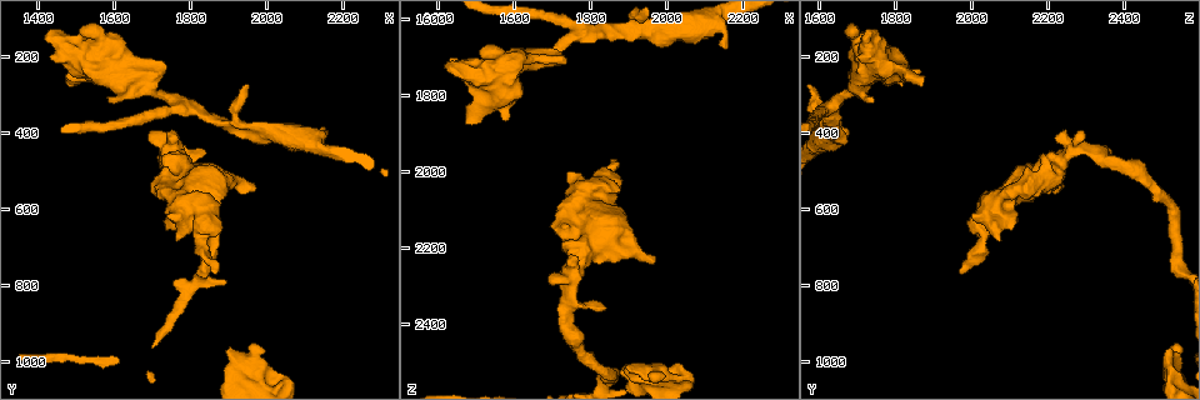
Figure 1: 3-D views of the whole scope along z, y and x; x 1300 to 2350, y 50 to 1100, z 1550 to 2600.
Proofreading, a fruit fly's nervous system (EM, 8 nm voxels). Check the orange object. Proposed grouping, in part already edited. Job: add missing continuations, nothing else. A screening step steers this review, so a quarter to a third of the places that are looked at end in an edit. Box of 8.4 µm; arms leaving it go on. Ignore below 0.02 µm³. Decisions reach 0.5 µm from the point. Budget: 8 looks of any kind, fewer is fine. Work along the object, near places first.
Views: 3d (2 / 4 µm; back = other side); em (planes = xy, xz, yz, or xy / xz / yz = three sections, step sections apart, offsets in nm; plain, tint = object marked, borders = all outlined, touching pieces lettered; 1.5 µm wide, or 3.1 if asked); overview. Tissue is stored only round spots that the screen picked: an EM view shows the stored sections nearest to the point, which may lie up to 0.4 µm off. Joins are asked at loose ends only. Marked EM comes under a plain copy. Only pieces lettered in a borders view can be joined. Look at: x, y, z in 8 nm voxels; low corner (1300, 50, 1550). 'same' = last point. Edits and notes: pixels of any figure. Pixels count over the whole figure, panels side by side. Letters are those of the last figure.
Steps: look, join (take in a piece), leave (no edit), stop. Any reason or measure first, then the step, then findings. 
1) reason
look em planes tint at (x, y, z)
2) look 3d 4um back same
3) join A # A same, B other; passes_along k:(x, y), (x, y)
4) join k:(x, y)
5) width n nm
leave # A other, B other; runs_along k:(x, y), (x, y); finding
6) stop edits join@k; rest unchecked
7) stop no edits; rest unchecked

branch stops here
look 3d 2um at (1865, 765, 1970)

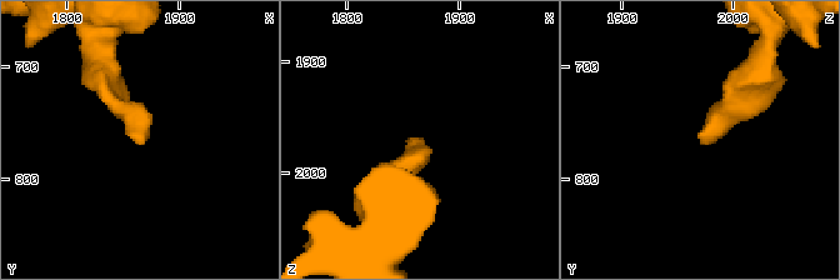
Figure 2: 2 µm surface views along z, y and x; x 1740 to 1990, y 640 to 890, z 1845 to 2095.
look em yz step 8 borders at (1868, 768, 1972)

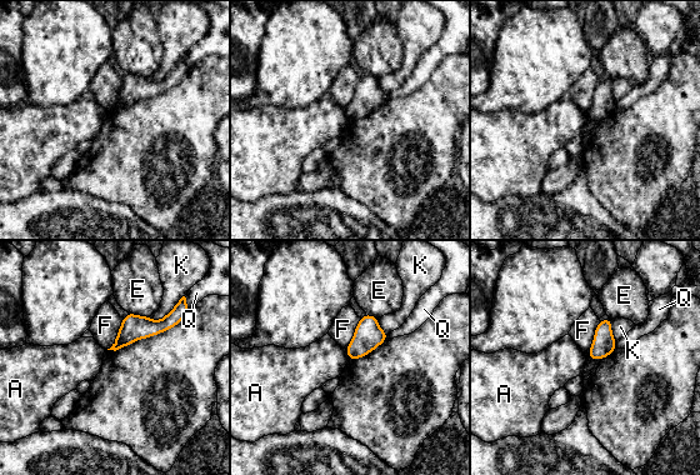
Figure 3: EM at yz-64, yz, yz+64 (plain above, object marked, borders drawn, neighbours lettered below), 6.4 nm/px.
another direction
look em planes borders same

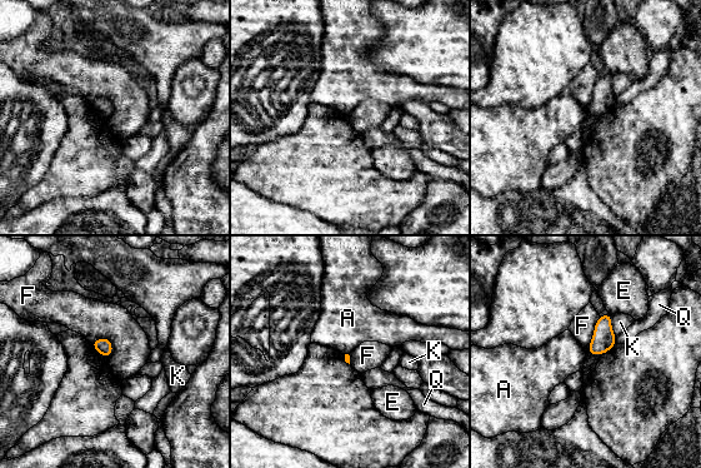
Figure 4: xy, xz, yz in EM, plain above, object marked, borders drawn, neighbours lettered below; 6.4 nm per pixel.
leave # A other, E other, F other, K other, Q other; border 4:(599, 315), (587, 348), (591, 356); none of them fits

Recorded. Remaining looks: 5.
thick end
look 3d 4um at (1705, 560, 2095)

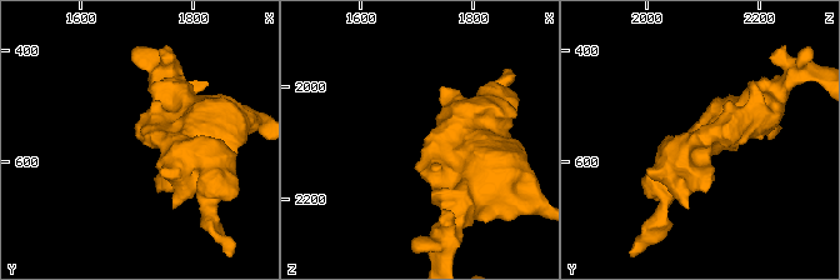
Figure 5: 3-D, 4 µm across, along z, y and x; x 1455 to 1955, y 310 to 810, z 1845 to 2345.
look em yz step 4 tint at (1710, 555, 2100)

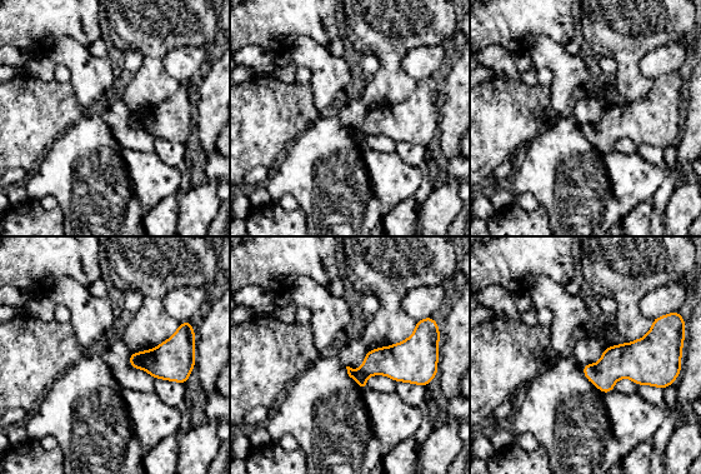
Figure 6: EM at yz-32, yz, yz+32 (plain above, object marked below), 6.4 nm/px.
see the neighbours
look em yz step 4 borders same

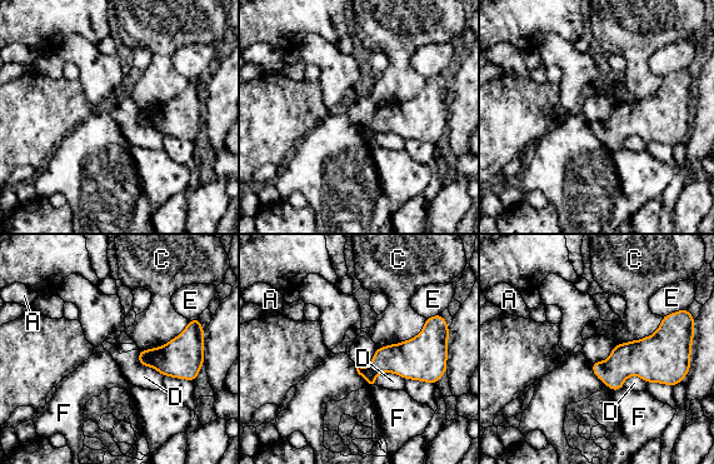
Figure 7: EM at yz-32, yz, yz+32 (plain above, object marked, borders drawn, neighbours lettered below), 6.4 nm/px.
leave # A other, C other, D other, E other, F other; no lettered piece goes on from it

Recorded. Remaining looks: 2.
thick end
look em planes borders at (1585, 320, 1745)

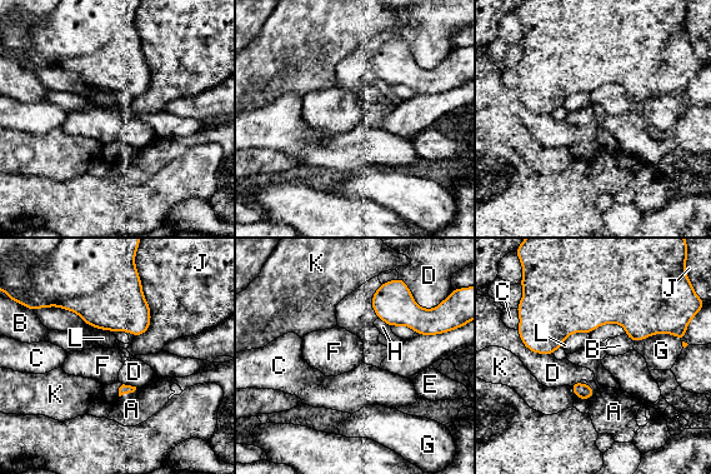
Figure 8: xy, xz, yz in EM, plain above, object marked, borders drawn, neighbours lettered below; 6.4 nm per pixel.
leave # A other, B other, C other, D other, E other, F other, G other, H other, J other, K other, L other; none of them fits

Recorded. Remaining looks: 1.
stop no edits; rest unchecked

